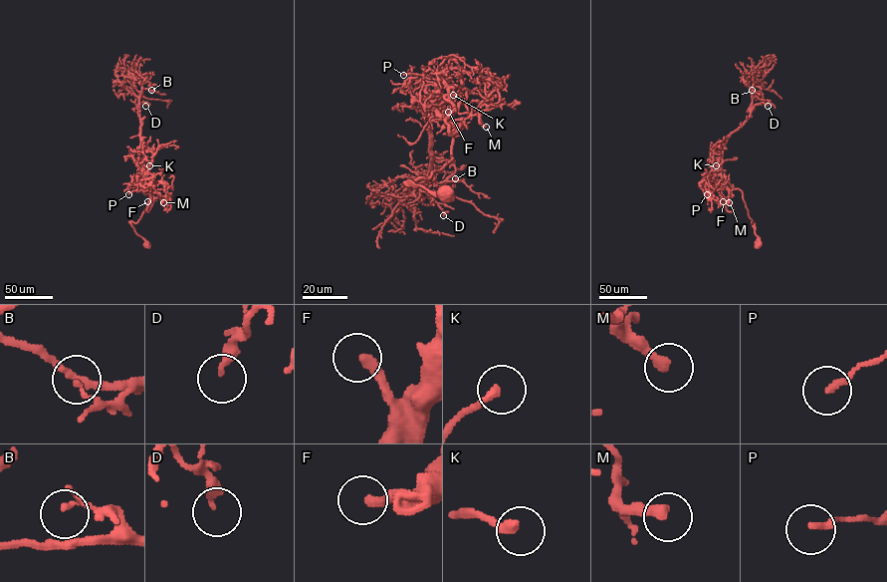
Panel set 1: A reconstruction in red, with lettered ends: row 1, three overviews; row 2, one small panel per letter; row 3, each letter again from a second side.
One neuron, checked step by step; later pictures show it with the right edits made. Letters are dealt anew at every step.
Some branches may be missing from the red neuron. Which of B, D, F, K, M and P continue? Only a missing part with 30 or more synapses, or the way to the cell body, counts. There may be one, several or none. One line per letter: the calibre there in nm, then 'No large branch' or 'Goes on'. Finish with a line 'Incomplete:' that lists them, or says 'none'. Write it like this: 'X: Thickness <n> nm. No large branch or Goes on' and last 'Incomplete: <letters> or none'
B: Thickness 90 nm. No large branch
D: Thickness 280 nm. No large branch
F: Thickness 300 nm. No large branch
K: Thickness 280 nm. No large branch
M: Thickness 360 nm. No large branch
P: Thickness 190 nm. No large branch
Incomplete: none

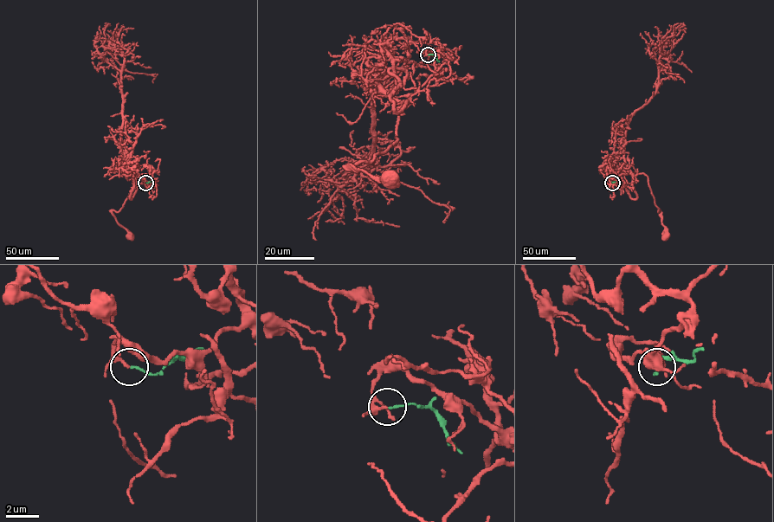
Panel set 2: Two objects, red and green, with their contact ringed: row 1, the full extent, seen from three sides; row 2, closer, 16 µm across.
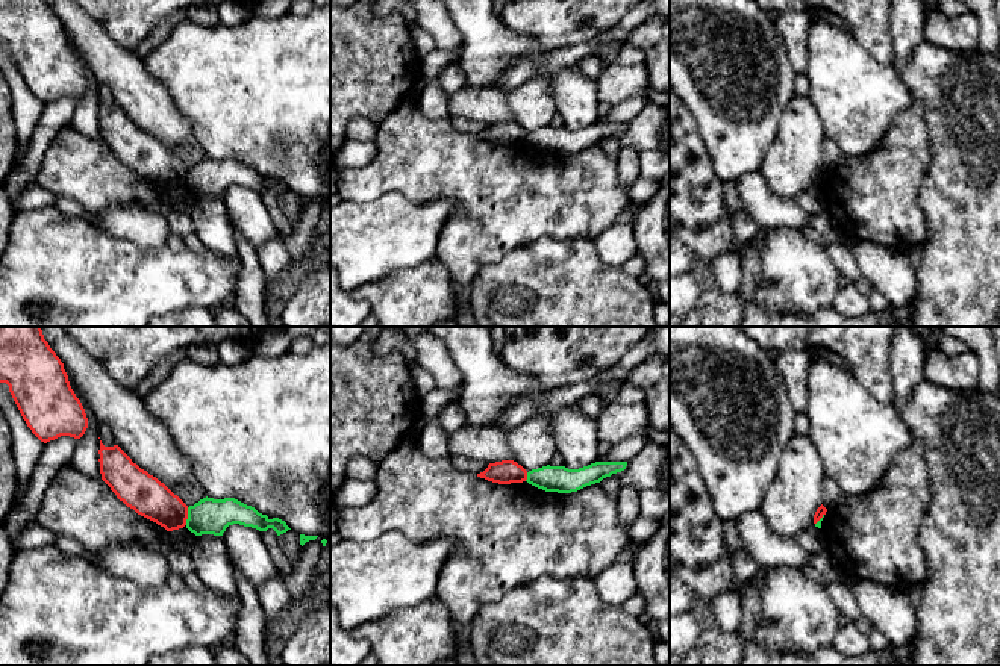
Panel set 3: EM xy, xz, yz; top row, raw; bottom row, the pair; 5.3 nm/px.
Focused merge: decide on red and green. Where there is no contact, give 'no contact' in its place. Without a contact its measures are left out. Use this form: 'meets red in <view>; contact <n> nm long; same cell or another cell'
meets red in xy; contact 100 nm long; another cell

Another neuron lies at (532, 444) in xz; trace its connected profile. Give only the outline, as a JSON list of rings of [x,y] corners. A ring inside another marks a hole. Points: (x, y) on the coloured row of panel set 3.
[[[541,413],[506,433],[512,460],[527,472],[547,466],[558,453],[550,418]]]

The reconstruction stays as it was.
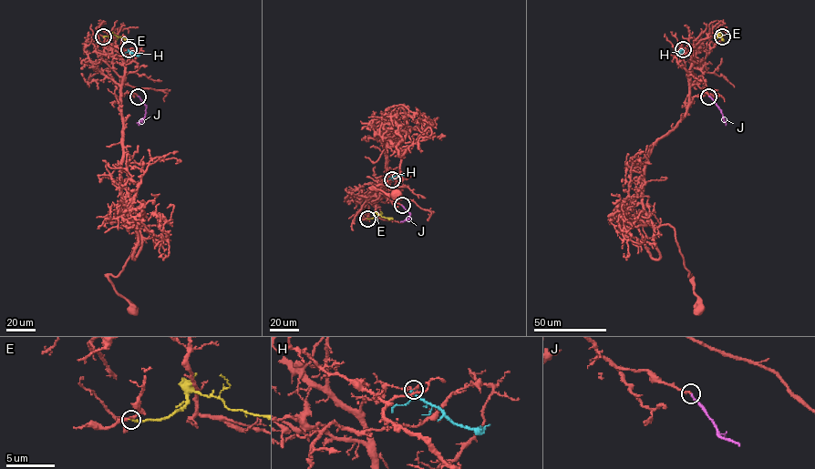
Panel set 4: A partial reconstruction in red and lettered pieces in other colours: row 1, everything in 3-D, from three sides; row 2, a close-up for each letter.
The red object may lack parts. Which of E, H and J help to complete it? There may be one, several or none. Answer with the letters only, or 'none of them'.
J

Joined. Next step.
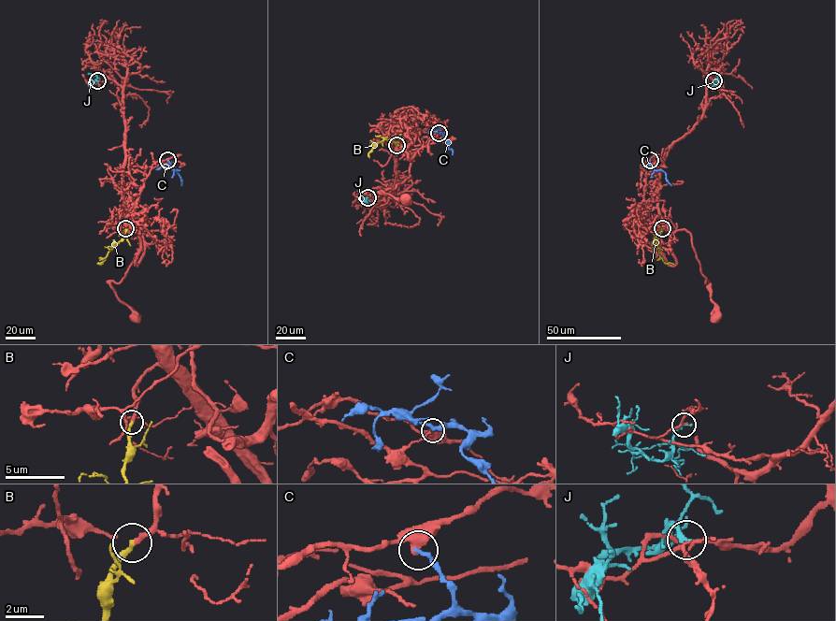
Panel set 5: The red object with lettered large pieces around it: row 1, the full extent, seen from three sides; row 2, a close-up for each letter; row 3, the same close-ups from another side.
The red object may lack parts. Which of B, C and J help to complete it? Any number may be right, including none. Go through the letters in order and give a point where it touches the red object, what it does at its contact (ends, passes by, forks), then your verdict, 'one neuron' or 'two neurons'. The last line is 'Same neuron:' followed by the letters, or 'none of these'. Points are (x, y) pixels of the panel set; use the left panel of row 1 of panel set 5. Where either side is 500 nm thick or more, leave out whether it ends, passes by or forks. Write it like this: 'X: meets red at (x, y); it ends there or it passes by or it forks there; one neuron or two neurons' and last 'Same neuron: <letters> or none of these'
B: meets red at (125, 228); it ends there; one neuron
C: meets red at (167, 160); two neurons
J: meets red at (97, 80); it ends there; two neurons
Same neuron: B

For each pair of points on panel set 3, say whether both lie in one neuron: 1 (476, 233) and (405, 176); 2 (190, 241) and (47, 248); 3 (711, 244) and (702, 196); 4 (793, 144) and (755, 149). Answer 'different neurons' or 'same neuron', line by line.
1: same neuron
2: different neurons
3: same neuron
4: different neurons

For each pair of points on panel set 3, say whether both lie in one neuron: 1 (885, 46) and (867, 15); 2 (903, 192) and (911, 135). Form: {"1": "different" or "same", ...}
{"1": "same", "2": "same"}

